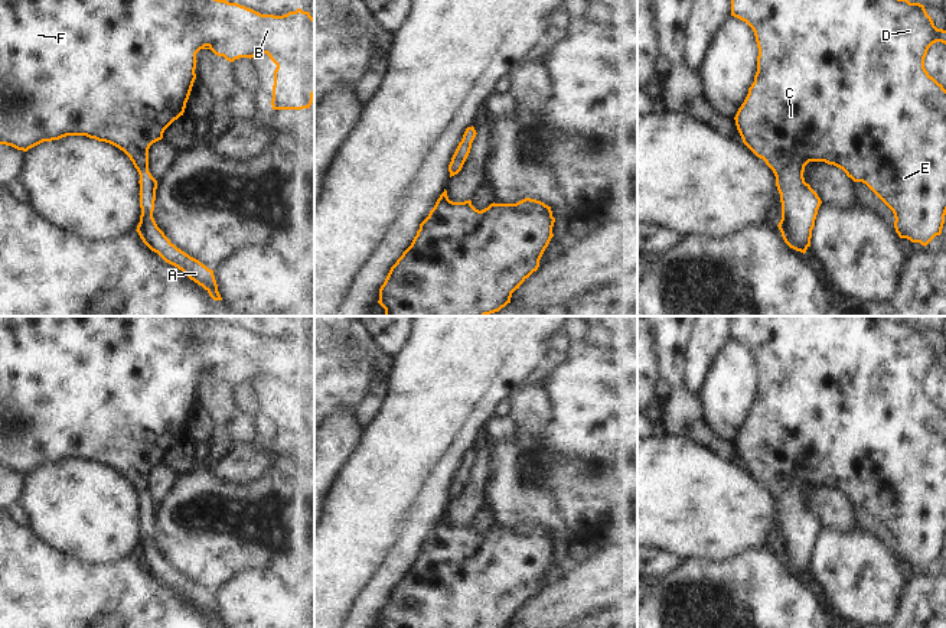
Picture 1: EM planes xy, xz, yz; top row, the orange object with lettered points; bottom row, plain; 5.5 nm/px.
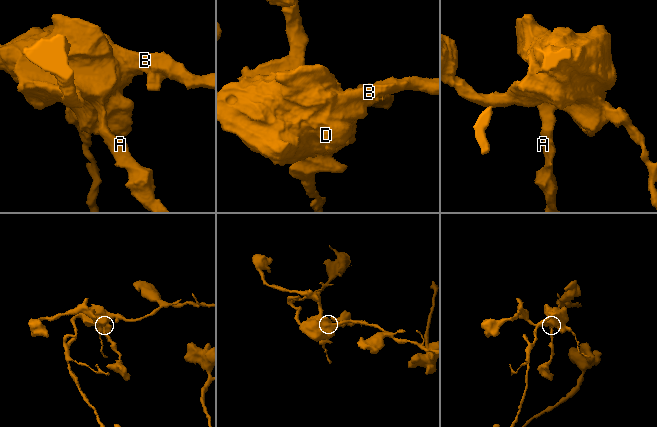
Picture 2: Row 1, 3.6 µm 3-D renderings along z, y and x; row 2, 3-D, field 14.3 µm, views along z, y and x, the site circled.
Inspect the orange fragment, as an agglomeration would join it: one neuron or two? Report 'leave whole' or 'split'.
leave whole

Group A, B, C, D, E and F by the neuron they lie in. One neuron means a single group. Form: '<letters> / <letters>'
A B C D E F

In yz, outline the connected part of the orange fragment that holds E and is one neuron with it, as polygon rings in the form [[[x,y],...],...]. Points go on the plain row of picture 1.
[[[728,316],[728,320],[731,323],[731,339],[746,345],[753,352],[759,371],[757,396],[754,398],[754,406],[748,411],[748,417],[744,426],[741,427],[741,430],[738,432],[734,443],[737,453],[743,462],[743,466],[757,481],[763,482],[776,500],[776,510],[780,517],[780,525],[782,525],[782,543],[777,550],[782,556],[784,566],[790,572],[800,575],[803,577],[810,570],[812,553],[815,550],[815,543],[822,524],[818,520],[818,517],[810,511],[810,508],[805,505],[803,495],[805,495],[805,489],[809,485],[825,485],[828,488],[834,488],[842,492],[846,497],[846,500],[851,501],[854,505],[865,507],[893,534],[896,541],[894,551],[900,562],[907,562],[911,566],[920,566],[921,569],[926,570],[936,559],[940,559],[946,538],[946,413],[933,400],[929,398],[929,396],[924,391],[924,381],[927,378],[929,371],[933,367],[942,365],[946,368],[946,354],[937,352],[934,349],[924,329],[920,326],[910,326],[907,322],[891,320],[887,319],[885,316]]]

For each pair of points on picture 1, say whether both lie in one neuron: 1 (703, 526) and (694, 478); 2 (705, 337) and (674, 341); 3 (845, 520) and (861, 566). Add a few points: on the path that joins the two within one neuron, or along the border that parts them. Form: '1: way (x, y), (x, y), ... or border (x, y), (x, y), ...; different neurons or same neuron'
1: way (703, 514), (703, 510), (694, 501), (694, 490); same neuron
2: border (691, 331), (691, 338), (684, 352), (684, 373); different neurons
3: border (857, 523), (844, 530), (831, 530), (822, 526); different neurons

